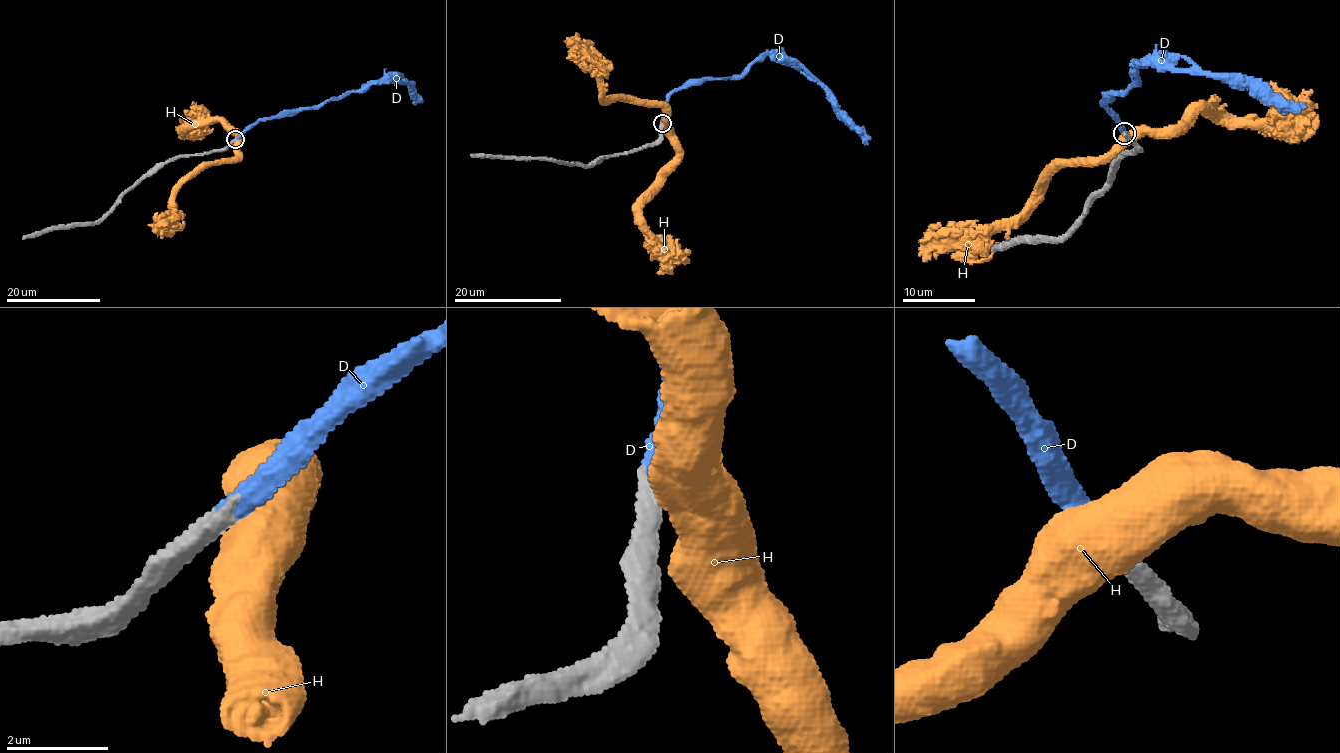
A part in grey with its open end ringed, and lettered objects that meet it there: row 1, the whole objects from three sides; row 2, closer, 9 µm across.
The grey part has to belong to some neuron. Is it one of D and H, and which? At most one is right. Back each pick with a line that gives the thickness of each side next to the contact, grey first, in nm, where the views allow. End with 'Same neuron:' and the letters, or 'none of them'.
D: 420 nm thick on the grey side, 360 nm on the other
Same neuron: D

